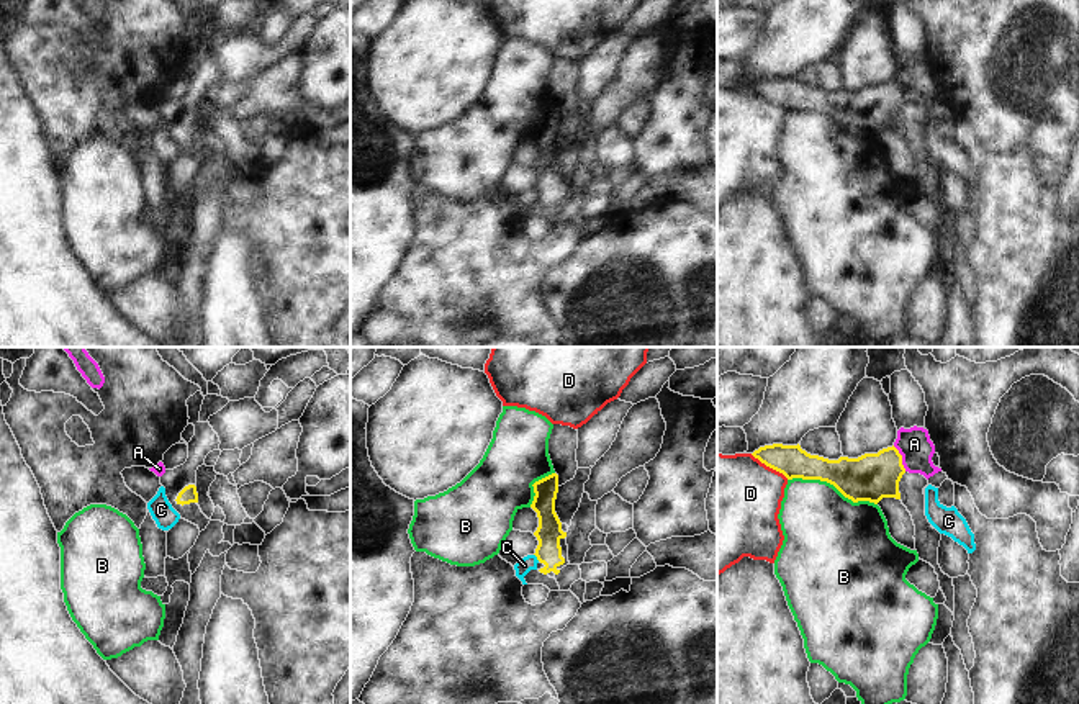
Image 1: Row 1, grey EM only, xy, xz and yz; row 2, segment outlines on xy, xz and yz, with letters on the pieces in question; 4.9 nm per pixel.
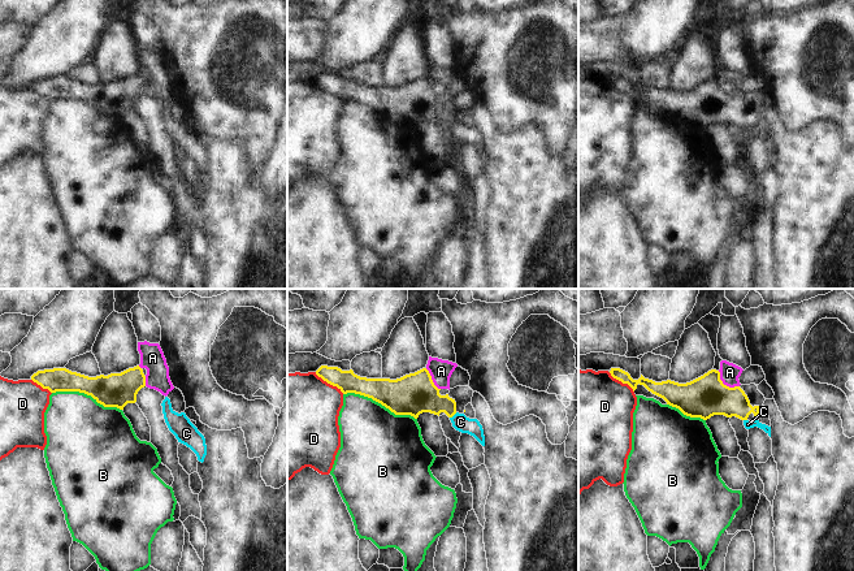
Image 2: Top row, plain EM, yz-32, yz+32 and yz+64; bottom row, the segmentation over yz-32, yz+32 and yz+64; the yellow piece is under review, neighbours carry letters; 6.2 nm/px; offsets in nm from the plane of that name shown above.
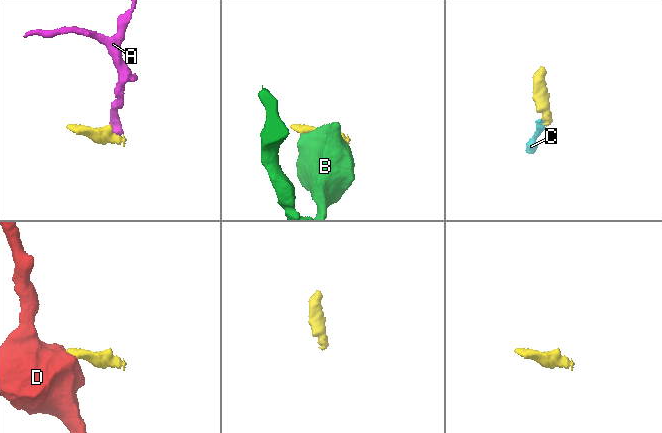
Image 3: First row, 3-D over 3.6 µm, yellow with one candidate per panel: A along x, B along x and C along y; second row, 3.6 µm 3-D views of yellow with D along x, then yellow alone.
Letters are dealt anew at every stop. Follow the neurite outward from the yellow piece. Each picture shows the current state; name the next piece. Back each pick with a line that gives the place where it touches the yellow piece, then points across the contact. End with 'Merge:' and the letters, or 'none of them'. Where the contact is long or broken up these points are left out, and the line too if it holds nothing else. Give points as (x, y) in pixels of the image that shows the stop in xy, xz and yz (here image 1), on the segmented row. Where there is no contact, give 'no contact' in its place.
Merge: none of them

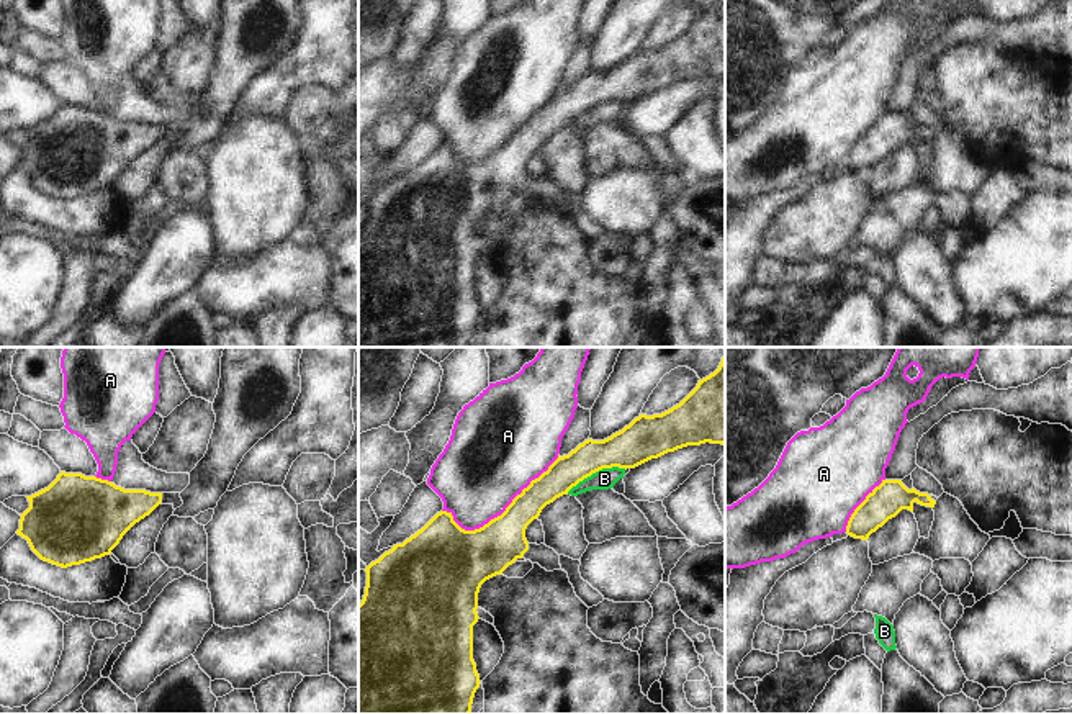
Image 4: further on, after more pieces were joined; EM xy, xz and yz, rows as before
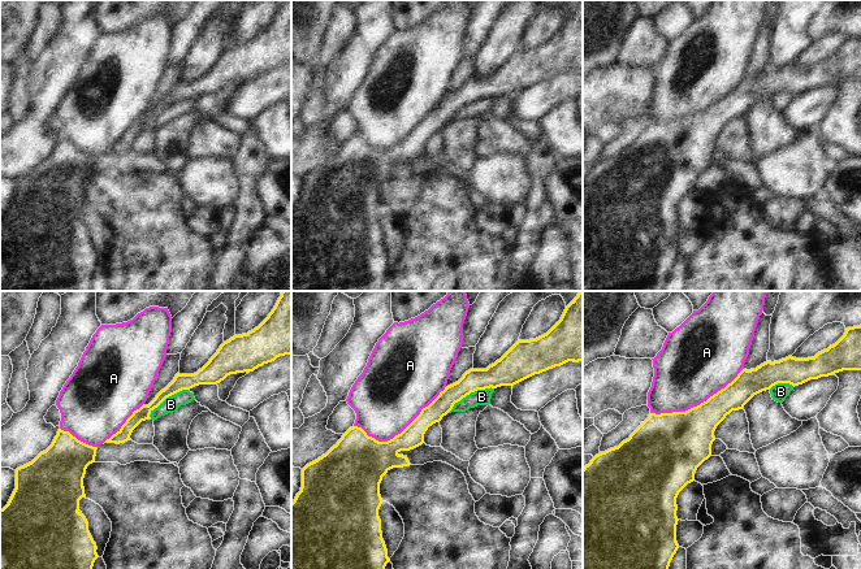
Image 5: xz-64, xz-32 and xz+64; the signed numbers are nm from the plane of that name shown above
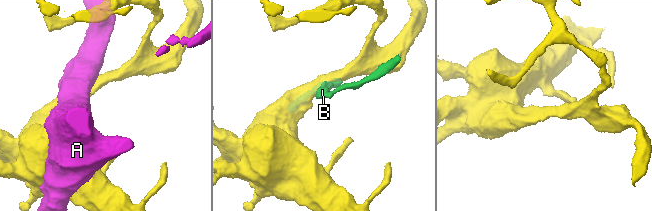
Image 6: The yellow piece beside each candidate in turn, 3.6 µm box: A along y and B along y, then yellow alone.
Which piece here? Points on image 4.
Merge: none of them

